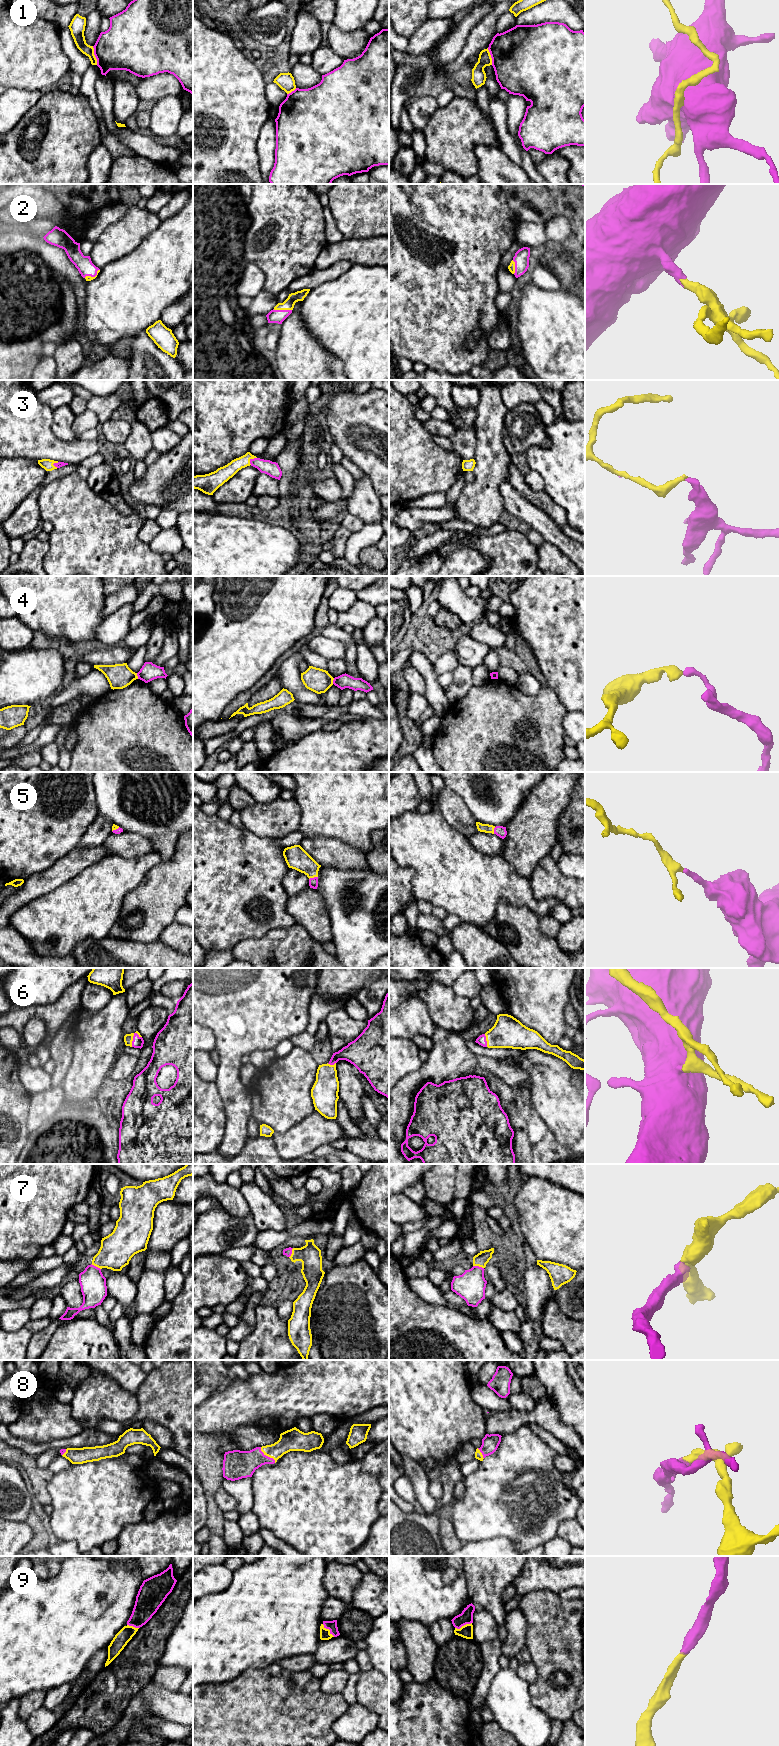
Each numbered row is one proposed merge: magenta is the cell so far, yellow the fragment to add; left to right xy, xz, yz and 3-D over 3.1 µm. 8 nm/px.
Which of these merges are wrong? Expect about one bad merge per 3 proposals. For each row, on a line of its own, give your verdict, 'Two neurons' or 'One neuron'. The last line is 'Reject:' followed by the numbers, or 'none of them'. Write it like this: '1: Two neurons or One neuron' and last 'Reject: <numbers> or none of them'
1: One neuron
2: One neuron
3: One neuron
4: Two neurons
5: One neuron
6: One neuron
7: One neuron
8: One neuron
9: One neuron
Reject: 4

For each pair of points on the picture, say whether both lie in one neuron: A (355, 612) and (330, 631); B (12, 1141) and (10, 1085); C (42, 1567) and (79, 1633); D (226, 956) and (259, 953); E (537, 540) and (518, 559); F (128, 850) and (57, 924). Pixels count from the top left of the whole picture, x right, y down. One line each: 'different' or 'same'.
A: different
B: same
C: different
D: different
E: different
F: different

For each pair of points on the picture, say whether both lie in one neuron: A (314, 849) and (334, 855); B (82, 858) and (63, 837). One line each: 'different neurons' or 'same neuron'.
A: same neuron
B: different neurons

